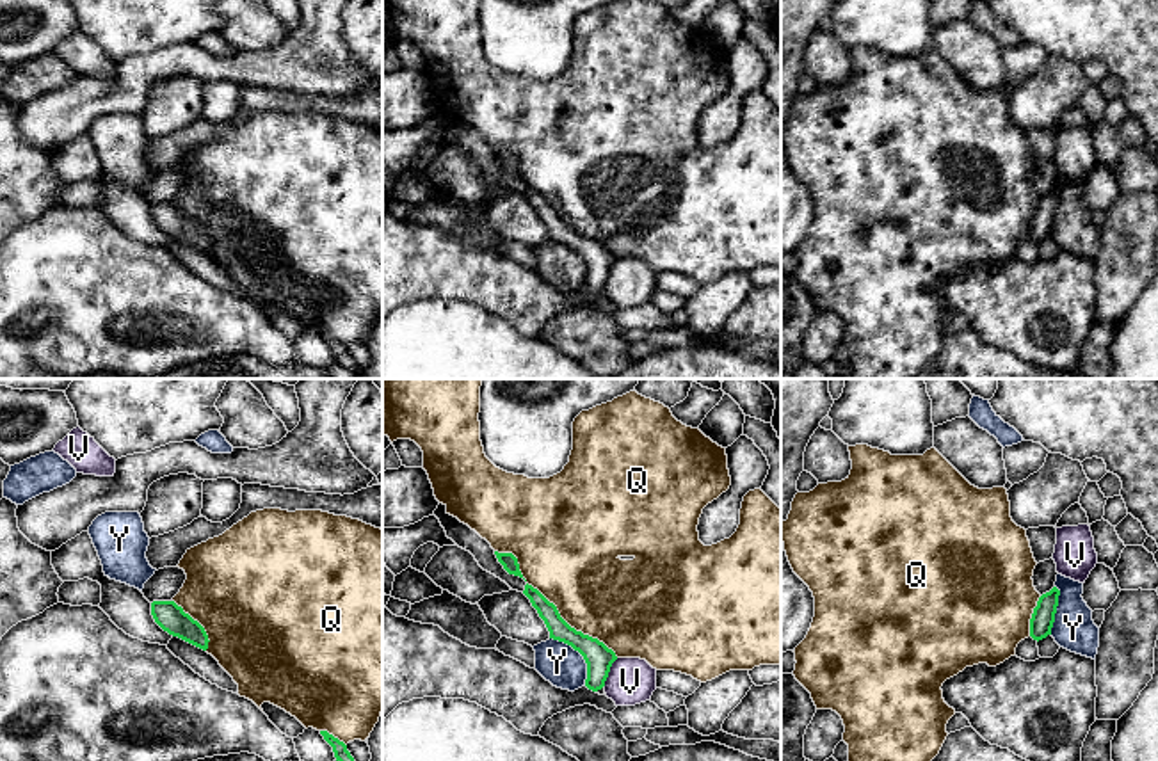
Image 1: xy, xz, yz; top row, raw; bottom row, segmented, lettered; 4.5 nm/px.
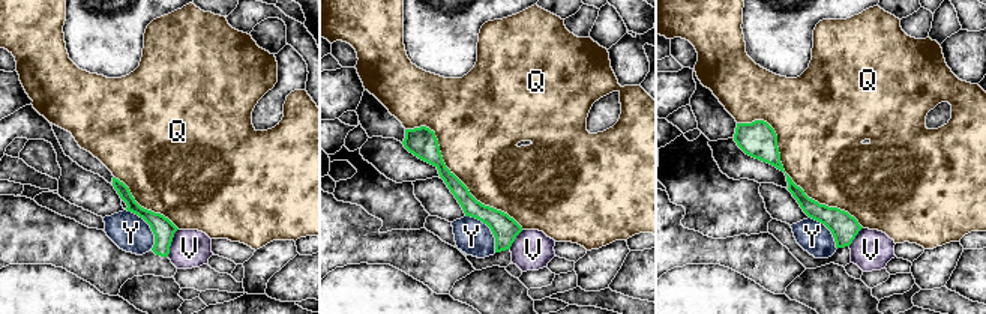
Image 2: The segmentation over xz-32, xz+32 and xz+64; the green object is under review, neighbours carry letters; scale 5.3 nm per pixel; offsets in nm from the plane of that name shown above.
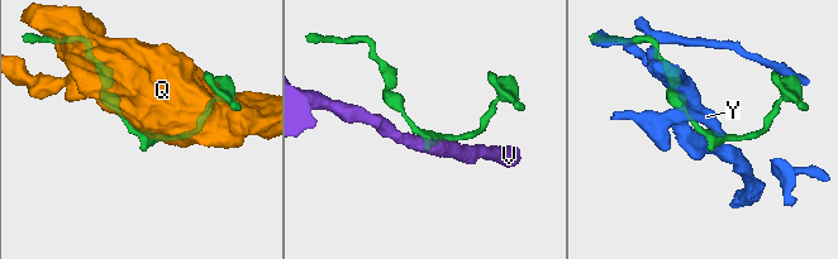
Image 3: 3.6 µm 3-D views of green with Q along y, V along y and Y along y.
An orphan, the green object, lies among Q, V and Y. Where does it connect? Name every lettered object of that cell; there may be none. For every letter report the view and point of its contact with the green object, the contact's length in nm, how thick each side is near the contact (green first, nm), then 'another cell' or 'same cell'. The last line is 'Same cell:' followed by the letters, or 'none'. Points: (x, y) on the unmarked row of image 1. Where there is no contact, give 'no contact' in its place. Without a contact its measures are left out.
Q: xz (552, 205) | 750 nm | 100/440 nm | another cell
V: xz (609, 272) | 140 nm | 120/220 nm | another cell
Y: xz (580, 255) | 280 nm | 120/190 nm | another cell
Same cell: none

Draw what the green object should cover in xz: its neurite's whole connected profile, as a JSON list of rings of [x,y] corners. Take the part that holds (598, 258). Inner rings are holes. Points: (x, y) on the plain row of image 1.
[[[525,187],[550,240],[578,252],[587,265],[585,286],[575,293],[546,283],[535,270],[496,251],[477,251],[439,228],[393,217],[382,196],[382,322],[402,304],[423,299],[464,300],[503,318],[518,332],[539,338],[548,320],[591,306],[612,315],[617,308],[598,293],[615,254],[598,240],[571,229],[537,190]]]

